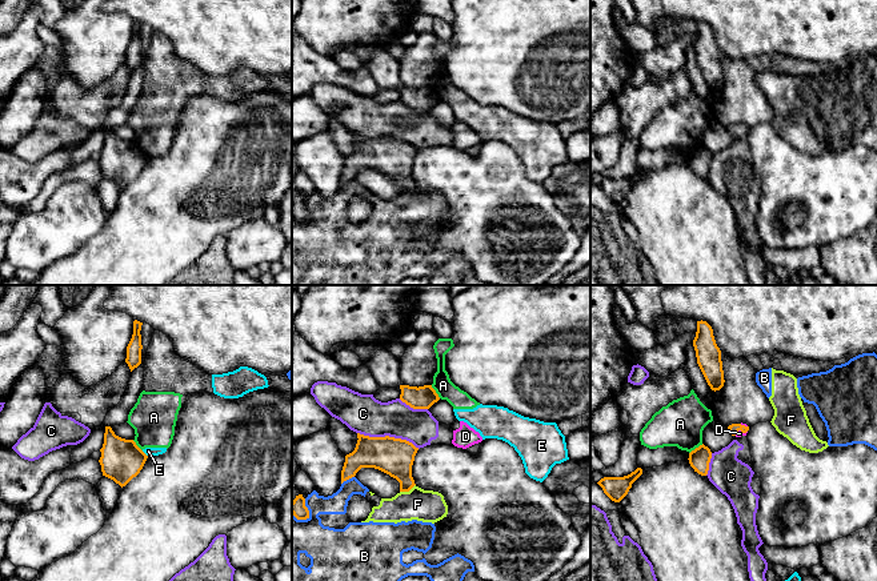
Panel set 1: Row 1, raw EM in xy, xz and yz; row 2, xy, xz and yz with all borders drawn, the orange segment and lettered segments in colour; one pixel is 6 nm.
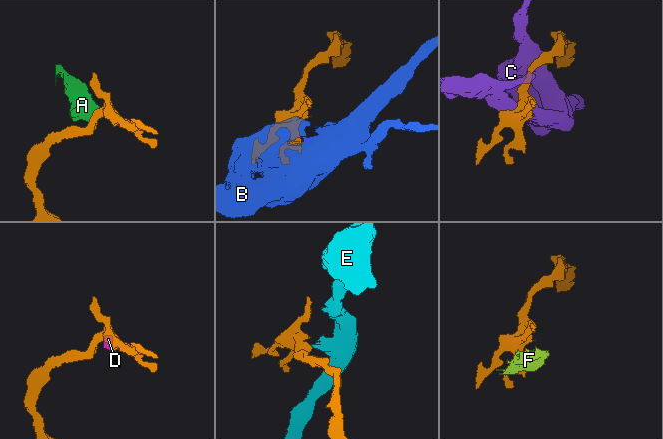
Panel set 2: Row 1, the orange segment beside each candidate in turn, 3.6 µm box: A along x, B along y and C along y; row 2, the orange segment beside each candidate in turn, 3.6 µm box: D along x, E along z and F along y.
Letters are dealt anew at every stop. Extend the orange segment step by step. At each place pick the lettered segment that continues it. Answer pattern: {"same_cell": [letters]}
{"same_cell": ["D"]}

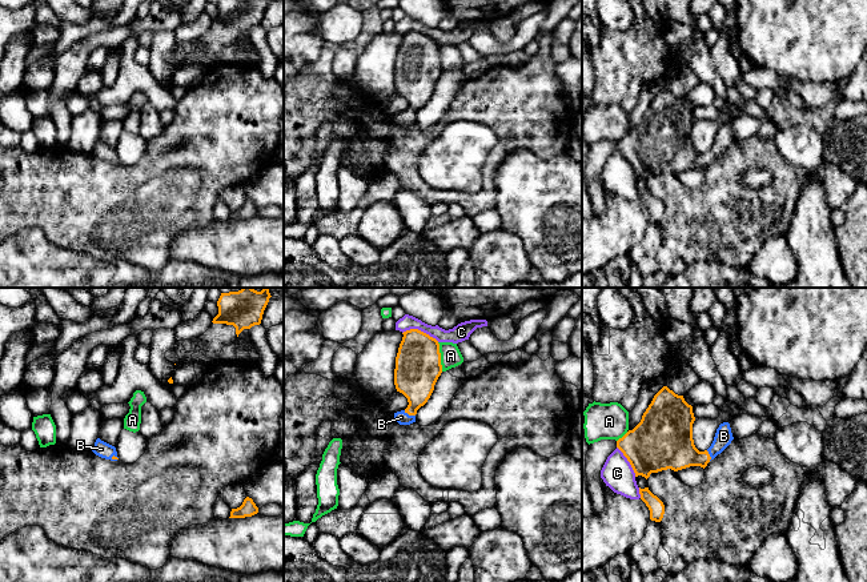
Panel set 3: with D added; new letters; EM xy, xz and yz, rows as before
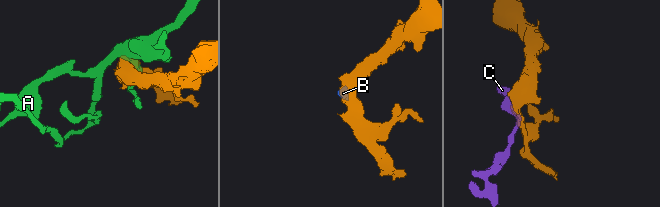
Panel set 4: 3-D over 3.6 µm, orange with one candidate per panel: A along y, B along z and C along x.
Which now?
{"same_cell": ["B"]}

